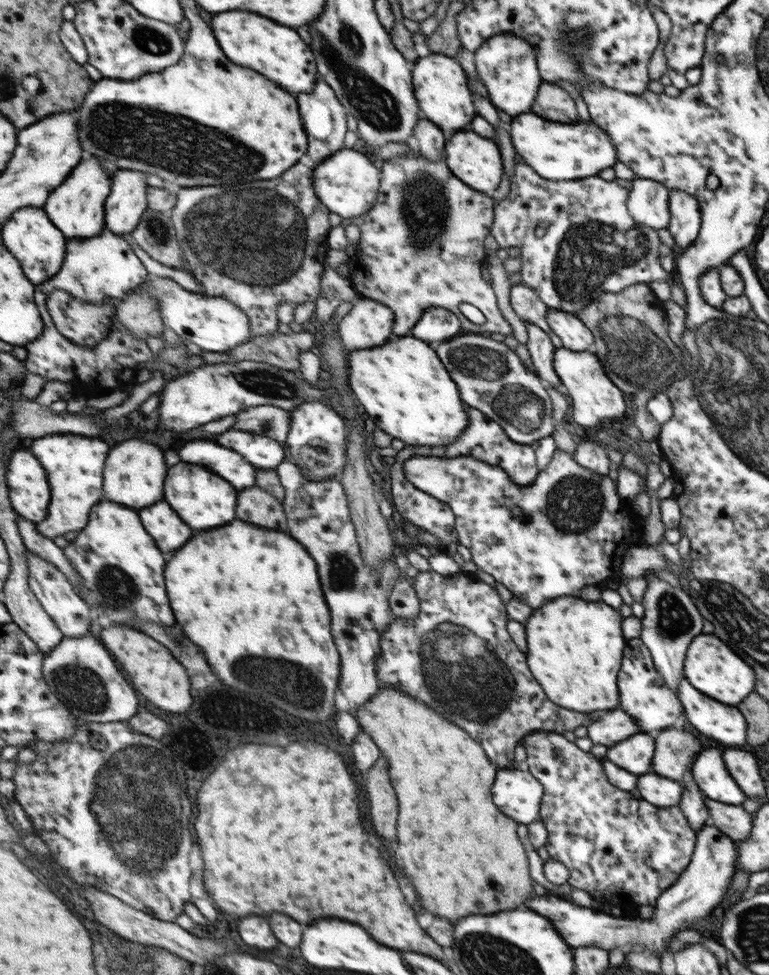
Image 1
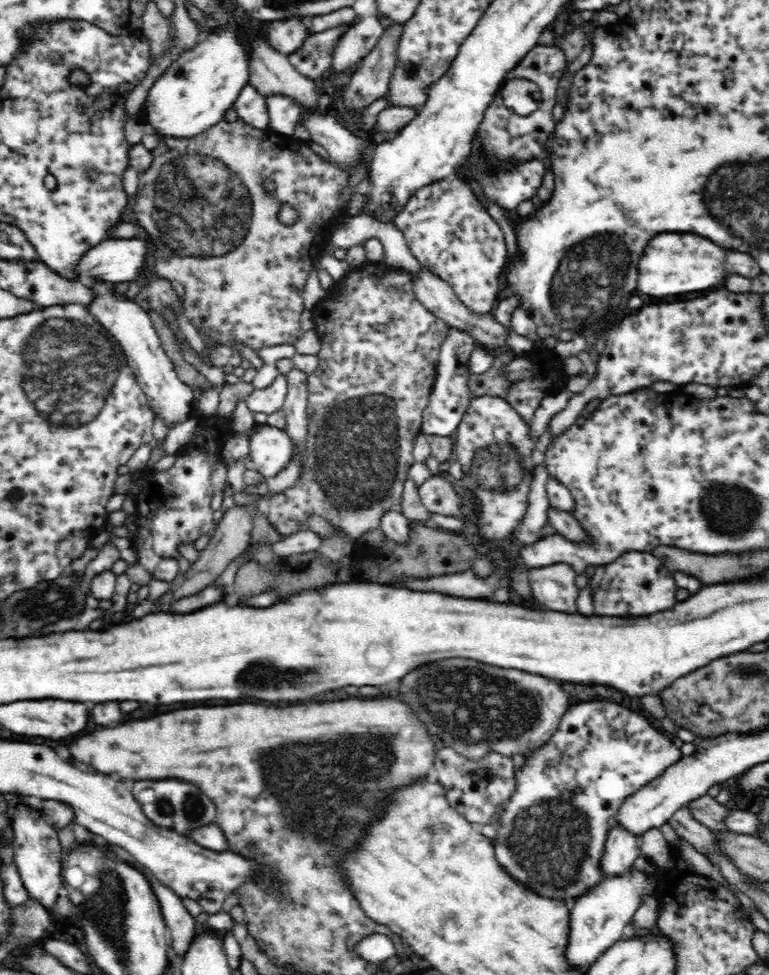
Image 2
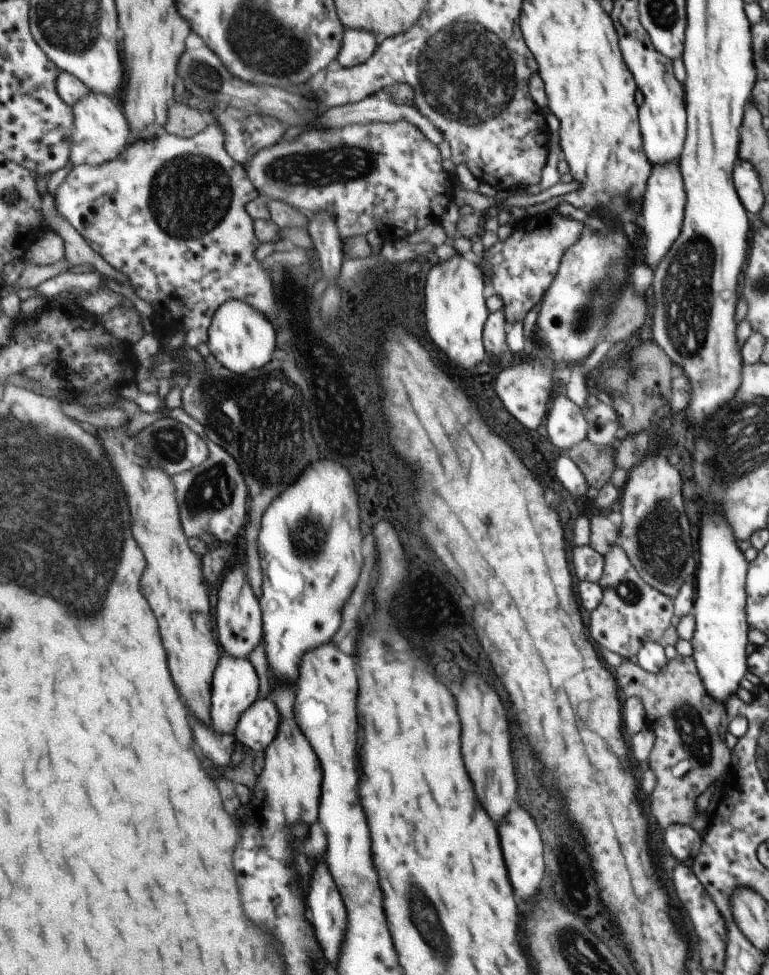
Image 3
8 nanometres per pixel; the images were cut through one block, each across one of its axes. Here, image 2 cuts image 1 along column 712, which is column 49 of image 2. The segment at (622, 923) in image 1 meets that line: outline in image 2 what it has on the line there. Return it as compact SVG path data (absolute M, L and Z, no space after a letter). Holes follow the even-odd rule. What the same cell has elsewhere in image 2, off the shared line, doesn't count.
M14 806L14 826L12 826L12 846L14 846L14 862L16 868L22 876L22 884L26 886L28 896L40 900L38 904L42 904L48 912L52 912L56 900L58 900L58 892L64 888L62 882L62 846L58 840L58 830L52 828L42 816L38 816L38 812L34 812L34 808L26 808L22 806Z

